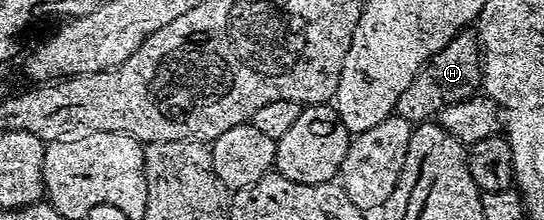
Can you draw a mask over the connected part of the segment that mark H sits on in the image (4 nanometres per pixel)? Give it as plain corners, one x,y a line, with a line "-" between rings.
468,30
460,31
439,53
432,55
413,75
411,85
403,89
396,114
414,125
432,120
444,107
460,99
472,99
481,81
481,64
476,38

